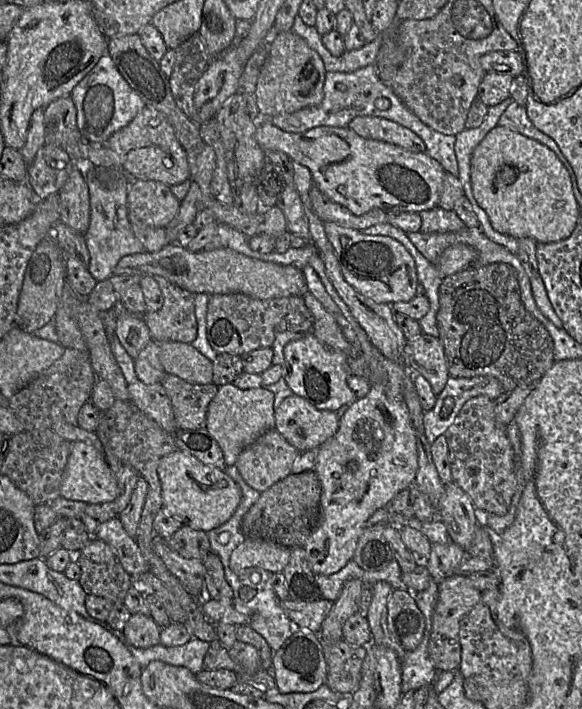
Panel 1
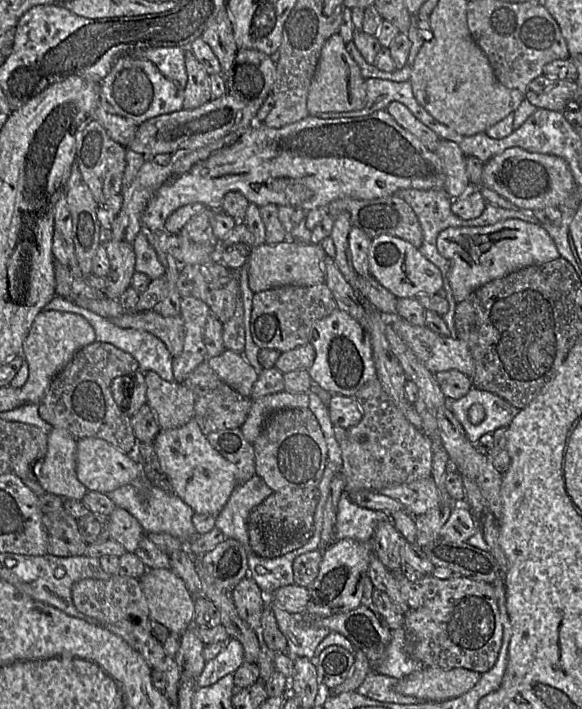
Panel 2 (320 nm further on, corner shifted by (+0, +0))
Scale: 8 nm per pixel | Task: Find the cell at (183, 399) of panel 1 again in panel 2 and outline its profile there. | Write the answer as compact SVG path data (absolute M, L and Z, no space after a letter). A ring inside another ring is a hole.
M207 362L198 365L182 383L194 394L193 419L204 435L220 430L240 428L246 420L253 399L239 394L223 382Z

